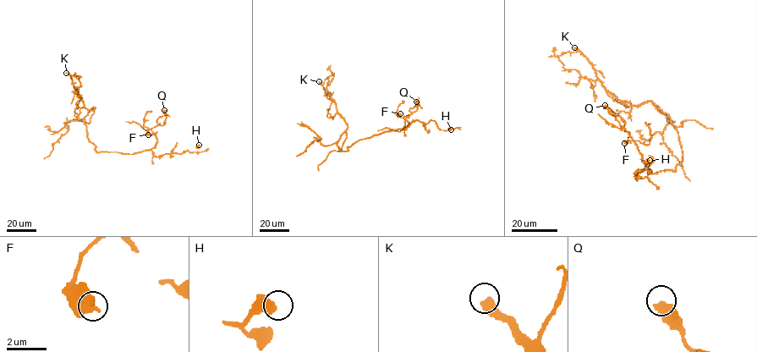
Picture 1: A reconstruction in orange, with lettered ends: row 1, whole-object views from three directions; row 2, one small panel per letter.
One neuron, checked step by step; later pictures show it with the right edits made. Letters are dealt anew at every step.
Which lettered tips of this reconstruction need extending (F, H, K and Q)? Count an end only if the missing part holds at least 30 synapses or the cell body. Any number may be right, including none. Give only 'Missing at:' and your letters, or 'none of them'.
Missing at: K

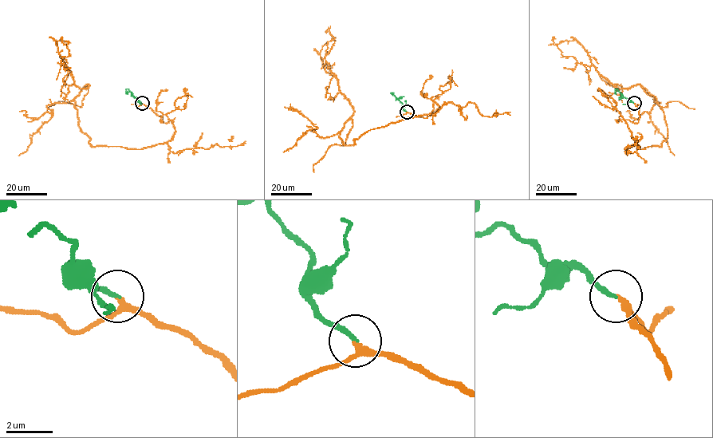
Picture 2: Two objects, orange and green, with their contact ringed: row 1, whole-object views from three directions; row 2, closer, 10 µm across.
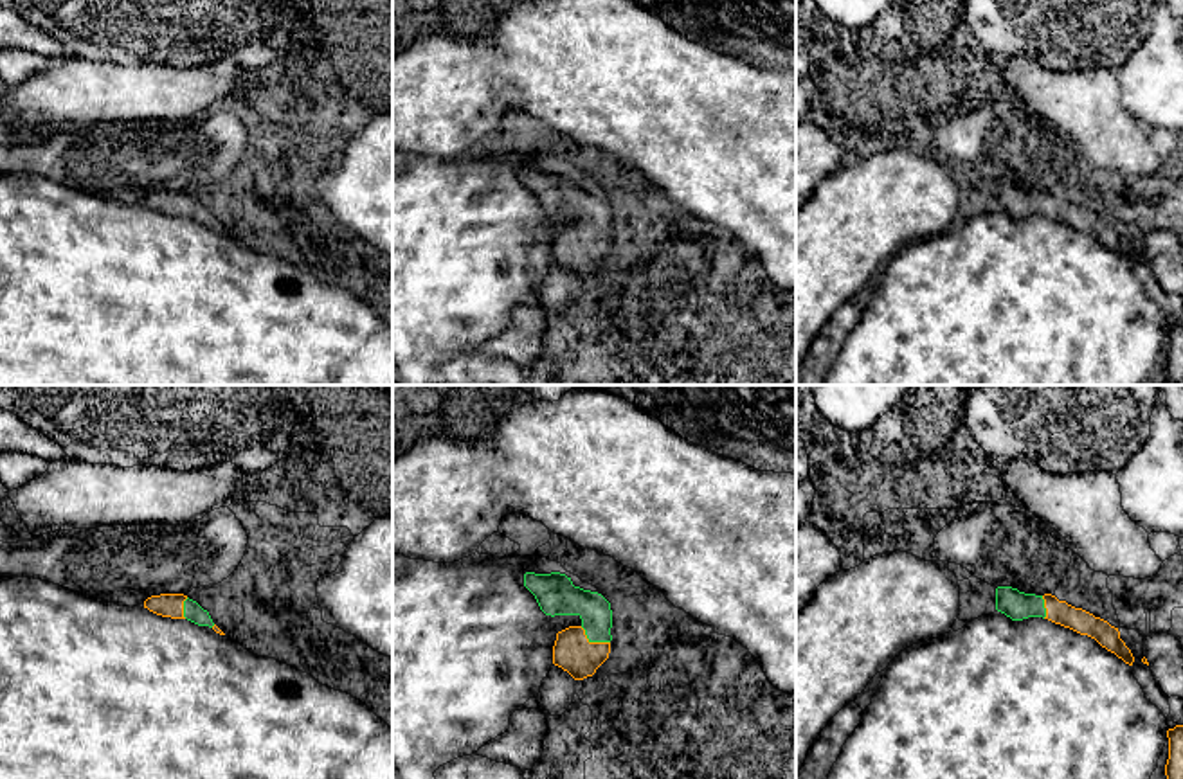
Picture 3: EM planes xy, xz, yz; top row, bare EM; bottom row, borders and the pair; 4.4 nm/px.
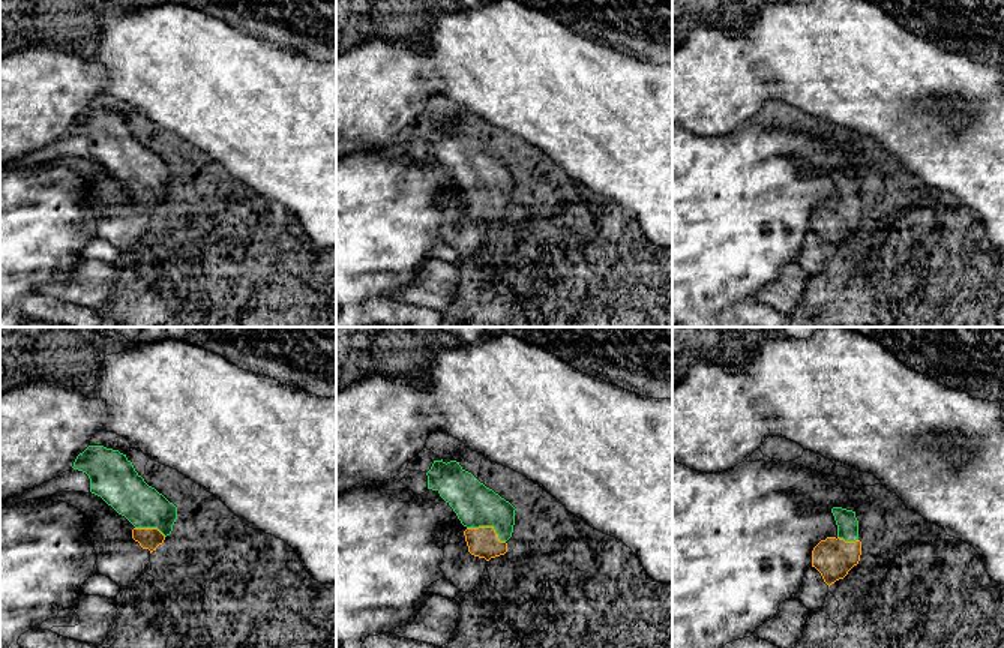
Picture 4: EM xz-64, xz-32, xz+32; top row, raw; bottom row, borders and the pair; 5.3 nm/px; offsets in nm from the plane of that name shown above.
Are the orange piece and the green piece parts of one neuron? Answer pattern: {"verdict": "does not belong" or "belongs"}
{"verdict": "belongs"}

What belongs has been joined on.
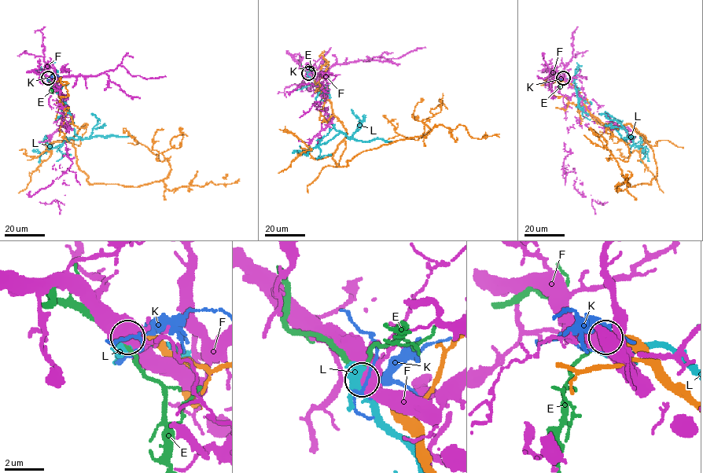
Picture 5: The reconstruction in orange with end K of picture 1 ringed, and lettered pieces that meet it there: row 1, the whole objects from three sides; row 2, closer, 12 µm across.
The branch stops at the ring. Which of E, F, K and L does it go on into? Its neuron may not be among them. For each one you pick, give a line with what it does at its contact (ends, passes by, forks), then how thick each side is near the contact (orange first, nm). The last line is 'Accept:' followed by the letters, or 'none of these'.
E: it passes by | 500/300 nm
Accept: E

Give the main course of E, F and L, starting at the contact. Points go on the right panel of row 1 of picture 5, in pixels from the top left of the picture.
E: (563, 78), (559, 83), (558, 93)
F: (563, 78), (552, 86), (581, 95), (587, 115), (567, 130), (563, 170), (568, 165), (594, 200), (608, 201)
L: (564, 78), (574, 83), (584, 111), (605, 111), (618, 121), (615, 130), (622, 137), (643, 150)

